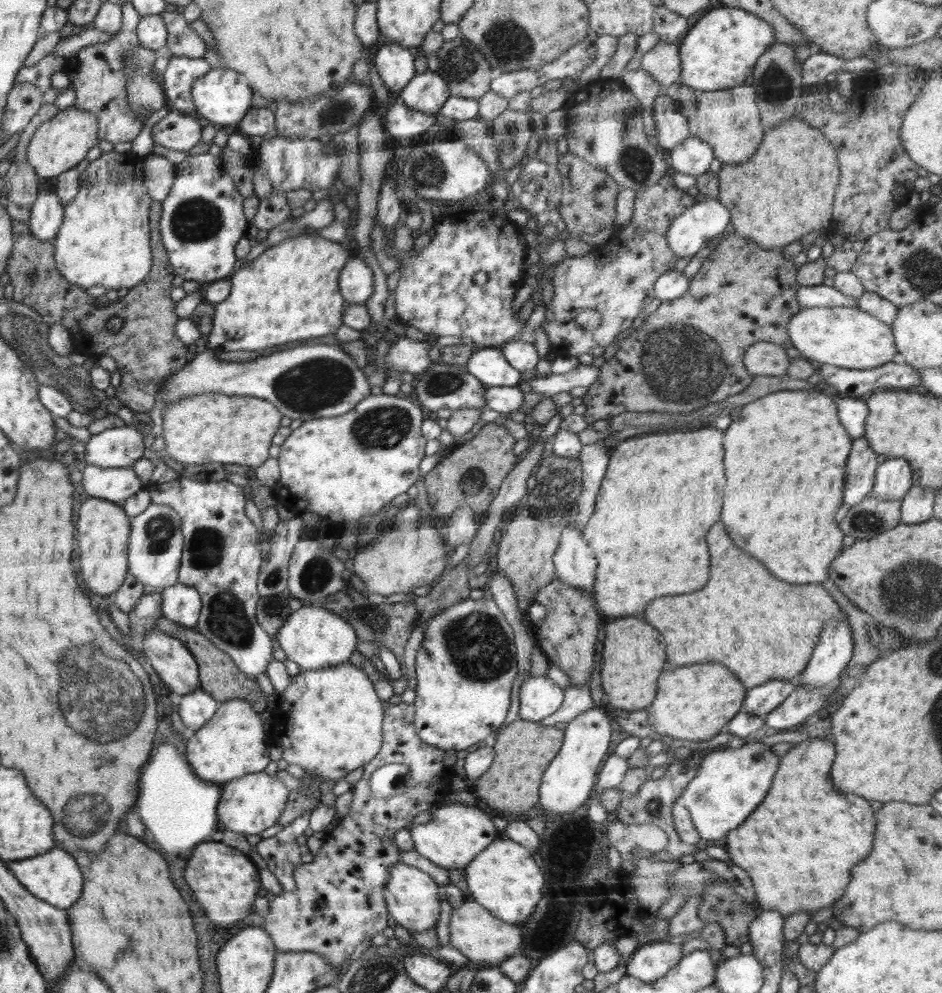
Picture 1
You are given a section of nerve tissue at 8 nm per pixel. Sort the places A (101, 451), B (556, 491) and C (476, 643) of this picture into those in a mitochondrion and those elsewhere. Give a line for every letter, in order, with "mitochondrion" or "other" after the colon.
A: other
B: mitochondrion
C: mitochondrion

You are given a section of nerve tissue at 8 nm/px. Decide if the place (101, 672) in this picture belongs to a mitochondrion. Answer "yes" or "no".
yes

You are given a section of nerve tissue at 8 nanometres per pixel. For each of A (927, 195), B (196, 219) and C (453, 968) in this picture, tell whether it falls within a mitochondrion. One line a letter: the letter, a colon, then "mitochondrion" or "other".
A: other
B: mitochondrion
C: other

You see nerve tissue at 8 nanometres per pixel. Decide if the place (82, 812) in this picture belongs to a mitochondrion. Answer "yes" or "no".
yes

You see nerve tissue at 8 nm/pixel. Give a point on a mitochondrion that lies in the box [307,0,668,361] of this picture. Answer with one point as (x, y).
(505, 42)

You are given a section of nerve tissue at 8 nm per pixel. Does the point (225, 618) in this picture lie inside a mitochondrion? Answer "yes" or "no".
yes

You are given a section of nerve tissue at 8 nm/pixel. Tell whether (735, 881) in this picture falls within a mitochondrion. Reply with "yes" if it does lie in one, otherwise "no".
no

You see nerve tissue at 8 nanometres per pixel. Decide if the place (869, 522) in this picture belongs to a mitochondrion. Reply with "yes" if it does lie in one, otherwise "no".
yes

